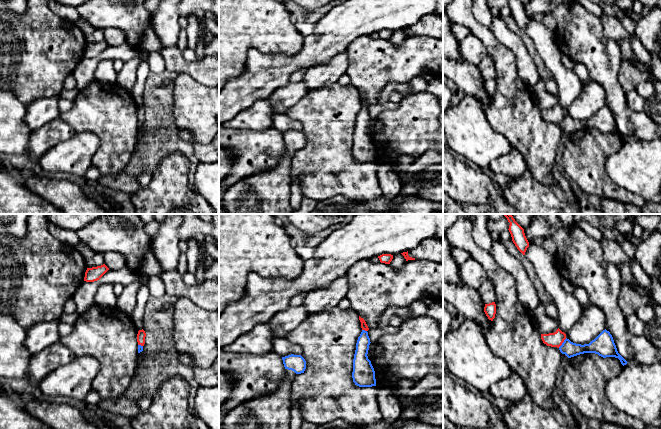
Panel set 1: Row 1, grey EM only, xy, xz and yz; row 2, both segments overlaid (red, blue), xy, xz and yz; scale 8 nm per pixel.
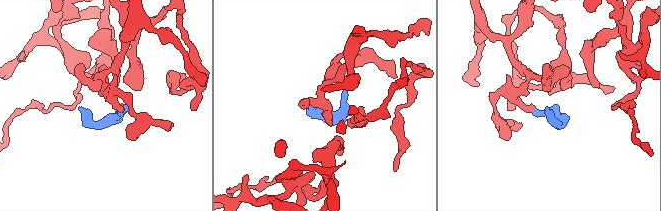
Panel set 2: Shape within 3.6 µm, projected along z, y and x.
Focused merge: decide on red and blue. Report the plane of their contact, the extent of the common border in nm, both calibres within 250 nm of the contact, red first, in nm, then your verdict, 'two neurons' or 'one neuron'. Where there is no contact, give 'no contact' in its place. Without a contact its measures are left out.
contact in yz; length 100 nm; calibres 120 and 120 nm; two neurons

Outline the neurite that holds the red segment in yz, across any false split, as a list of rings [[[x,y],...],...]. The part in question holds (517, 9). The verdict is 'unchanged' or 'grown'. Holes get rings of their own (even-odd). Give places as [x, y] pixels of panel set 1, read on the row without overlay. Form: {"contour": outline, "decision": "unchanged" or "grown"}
{"contour": [[[510,0],[508,6],[517,25],[525,31],[529,18],[525,12],[524,5],[519,0]]], "decision": "unchanged"}

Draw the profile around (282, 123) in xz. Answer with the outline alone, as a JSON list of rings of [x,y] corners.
[[[275,115],[273,118],[273,128],[275,128],[280,133],[285,133],[291,130],[294,131],[301,131],[302,130],[302,124],[295,120],[290,118],[287,115]]]

